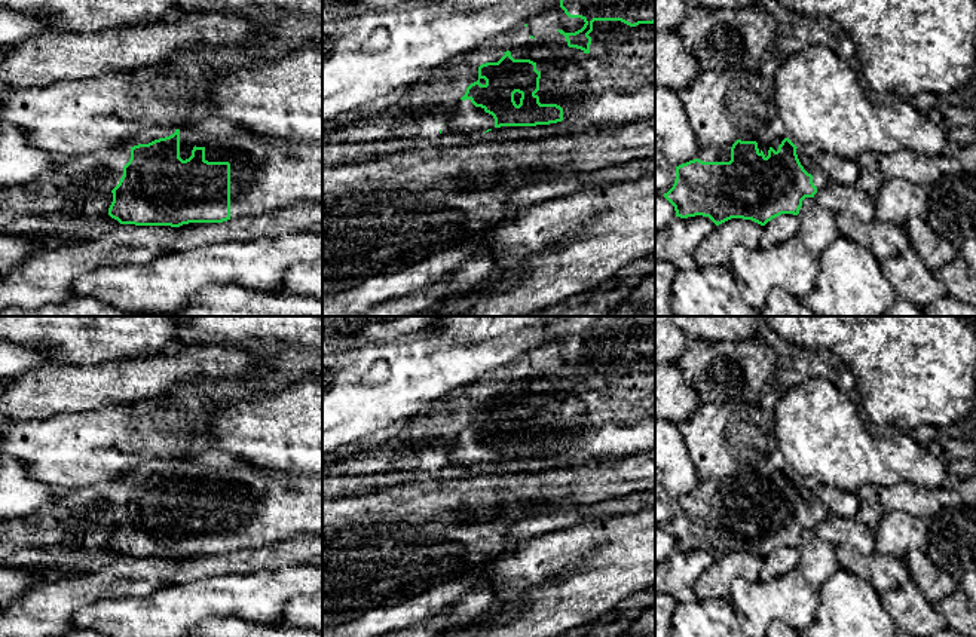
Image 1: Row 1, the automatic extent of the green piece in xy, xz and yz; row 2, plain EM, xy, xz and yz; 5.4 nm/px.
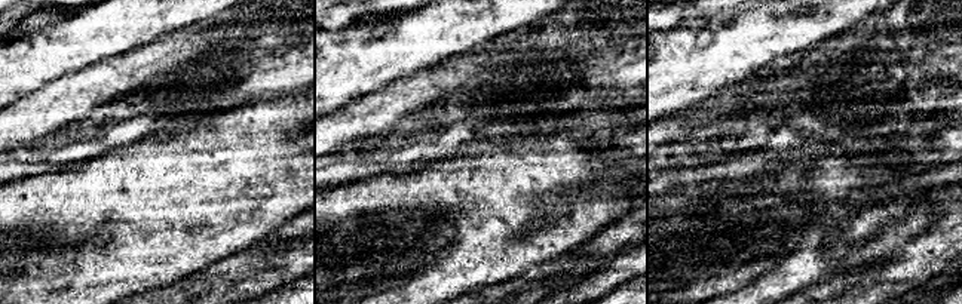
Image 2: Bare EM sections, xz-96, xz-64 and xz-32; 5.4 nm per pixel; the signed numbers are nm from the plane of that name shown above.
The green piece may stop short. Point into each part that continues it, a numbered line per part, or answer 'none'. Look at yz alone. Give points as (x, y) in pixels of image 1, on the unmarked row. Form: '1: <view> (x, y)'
1: yz (765, 471)

